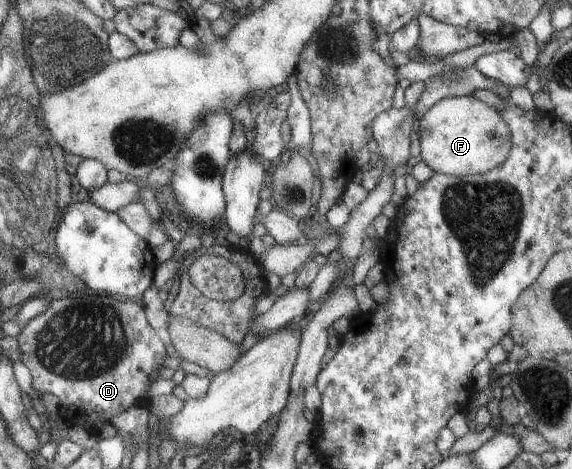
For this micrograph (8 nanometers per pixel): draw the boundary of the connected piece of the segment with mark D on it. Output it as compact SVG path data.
M85 291L80 297L67 297L66 299L55 299L49 302L45 311L37 315L23 326L21 334L16 338L20 345L21 361L31 371L34 389L40 394L49 393L56 396L60 401L59 418L65 426L79 425L91 435L96 435L105 425L110 423L111 418L124 411L127 411L131 405L143 405L149 403L147 398L147 389L149 383L155 378L159 378L157 370L162 366L163 359L167 356L167 345L163 339L157 335L156 329L153 329L147 320L147 313L140 301L119 300L115 296L106 296L103 293L92 293Z

